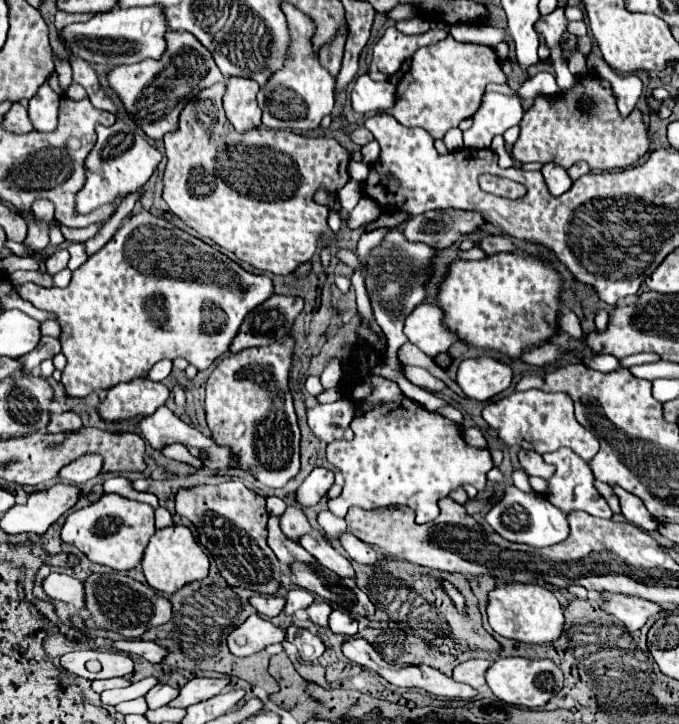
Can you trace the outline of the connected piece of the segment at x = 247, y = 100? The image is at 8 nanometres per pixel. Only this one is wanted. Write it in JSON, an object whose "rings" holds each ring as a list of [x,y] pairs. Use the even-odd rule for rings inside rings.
{"rings":[[[228,78],[226,82],[224,110],[230,124],[238,132],[260,126],[262,110],[256,104],[258,88],[260,86],[256,86],[256,82],[252,82],[250,78]]]}

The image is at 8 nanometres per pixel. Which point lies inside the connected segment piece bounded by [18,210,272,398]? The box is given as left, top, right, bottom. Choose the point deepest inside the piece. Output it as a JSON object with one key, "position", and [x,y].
{"position":[151,293]}

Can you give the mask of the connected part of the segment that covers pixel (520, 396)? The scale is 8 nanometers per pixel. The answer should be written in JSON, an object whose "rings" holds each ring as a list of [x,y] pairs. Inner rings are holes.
{"rings":[[[540,390],[512,392],[510,396],[500,398],[500,402],[490,402],[484,408],[484,420],[488,422],[490,428],[498,432],[504,444],[530,446],[530,450],[536,450],[538,454],[554,452],[566,446],[588,462],[600,448],[598,438],[590,430],[580,426],[578,420],[574,418],[572,400],[566,394],[546,394]]]}

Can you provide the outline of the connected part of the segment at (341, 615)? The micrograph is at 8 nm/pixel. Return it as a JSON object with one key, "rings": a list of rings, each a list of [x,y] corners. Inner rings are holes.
{"rings":[[[340,608],[332,610],[332,614],[328,618],[328,626],[332,632],[344,634],[344,636],[354,636],[358,632],[358,622],[350,614],[342,612]]]}

